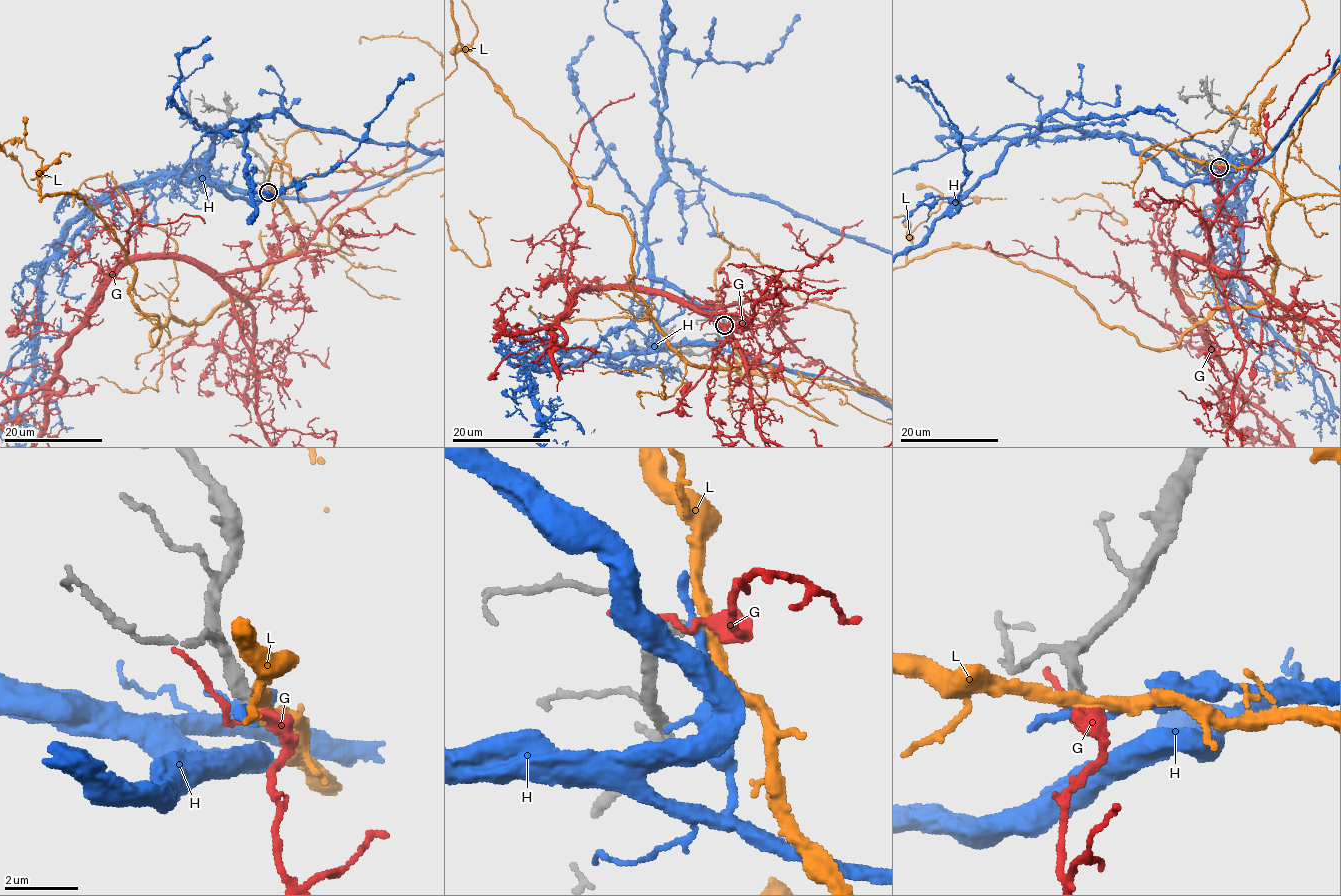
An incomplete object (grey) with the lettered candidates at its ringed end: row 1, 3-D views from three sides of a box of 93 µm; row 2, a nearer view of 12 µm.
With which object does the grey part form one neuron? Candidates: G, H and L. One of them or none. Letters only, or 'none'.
none

